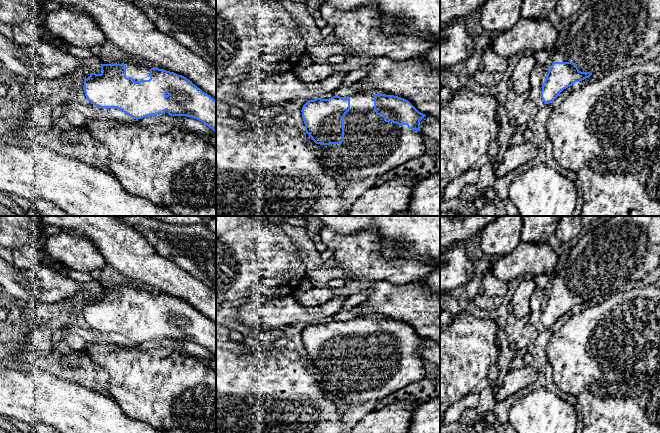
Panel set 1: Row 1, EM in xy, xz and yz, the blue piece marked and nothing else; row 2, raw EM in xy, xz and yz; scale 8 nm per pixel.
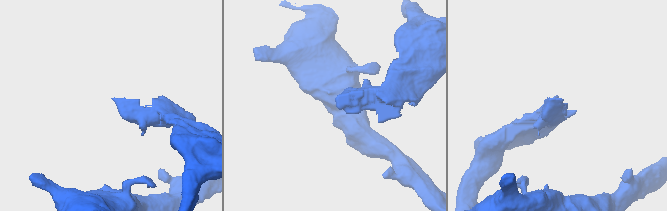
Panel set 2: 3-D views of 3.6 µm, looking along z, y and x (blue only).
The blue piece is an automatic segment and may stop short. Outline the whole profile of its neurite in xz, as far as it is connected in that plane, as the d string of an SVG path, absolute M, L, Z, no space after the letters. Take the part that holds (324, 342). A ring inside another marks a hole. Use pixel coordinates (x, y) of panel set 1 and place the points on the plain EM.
M377 317L316 322L307 325L301 336L305 355L313 364L312 371L320 375L321 384L338 400L344 400L352 406L360 405L366 400L387 400L392 393L426 377L424 360L420 355L420 345L426 339L408 324L398 320Z

